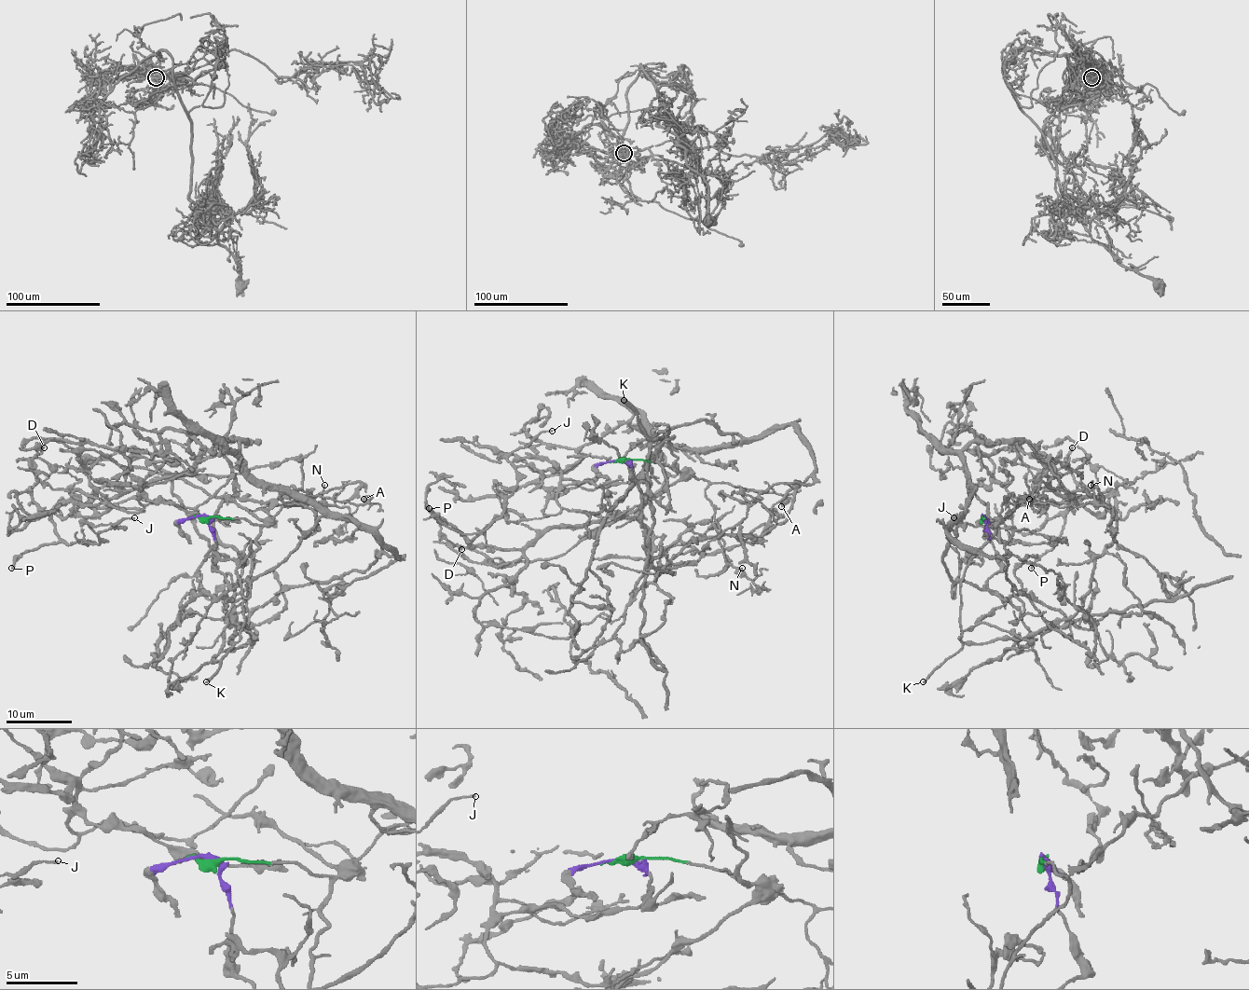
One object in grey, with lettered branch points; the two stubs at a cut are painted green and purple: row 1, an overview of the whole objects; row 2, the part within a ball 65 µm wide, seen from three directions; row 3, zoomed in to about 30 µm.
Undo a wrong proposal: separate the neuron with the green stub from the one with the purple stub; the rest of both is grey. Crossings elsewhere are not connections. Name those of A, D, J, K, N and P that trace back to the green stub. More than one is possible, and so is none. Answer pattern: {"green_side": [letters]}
{"green_side": ["A", "K", "N"]}

